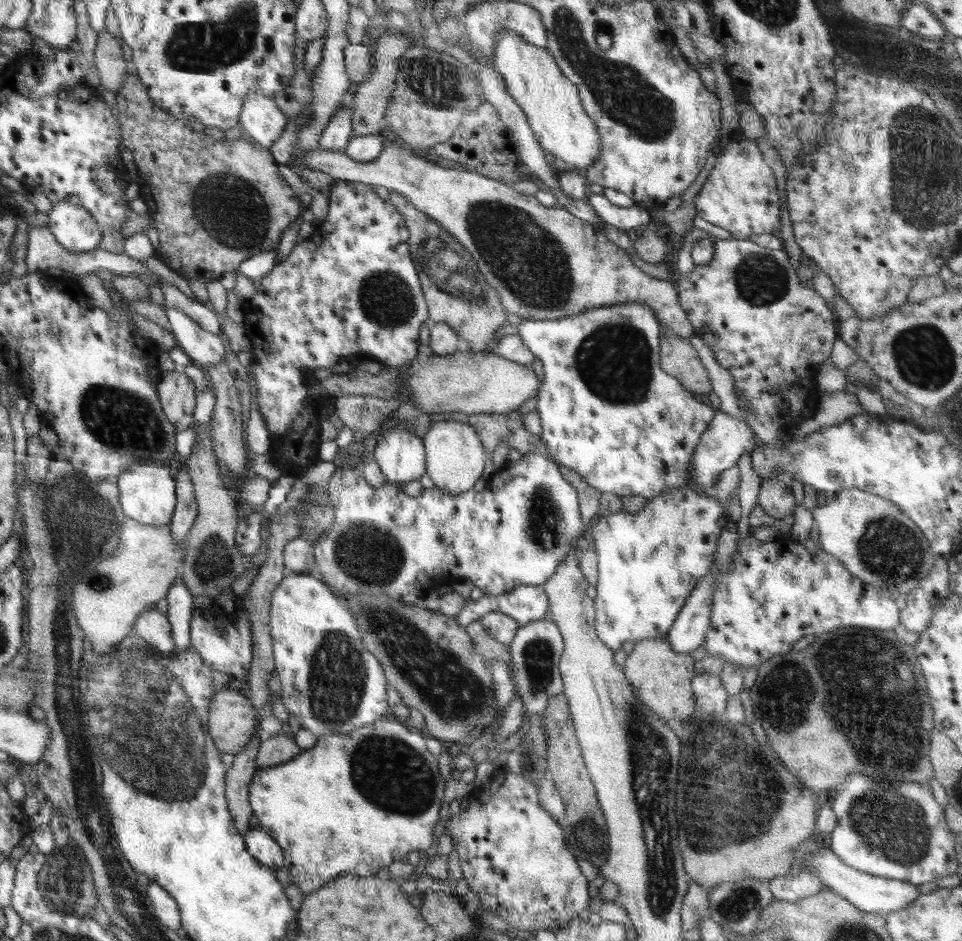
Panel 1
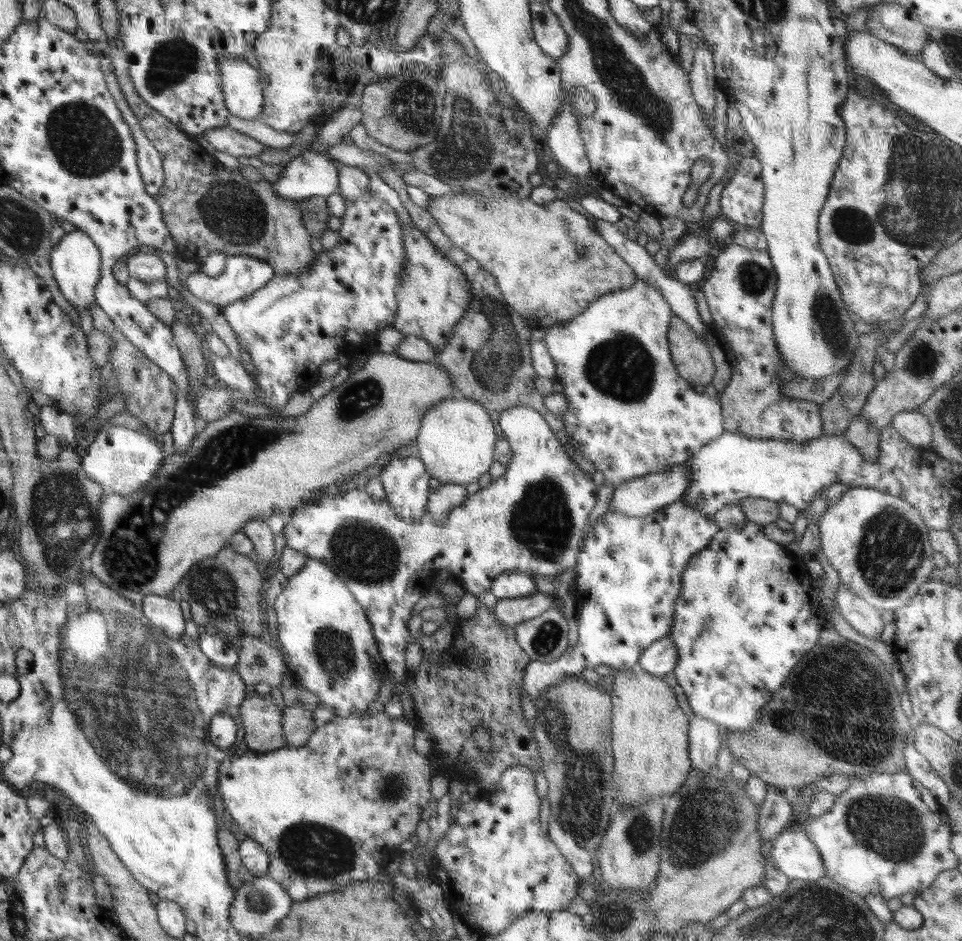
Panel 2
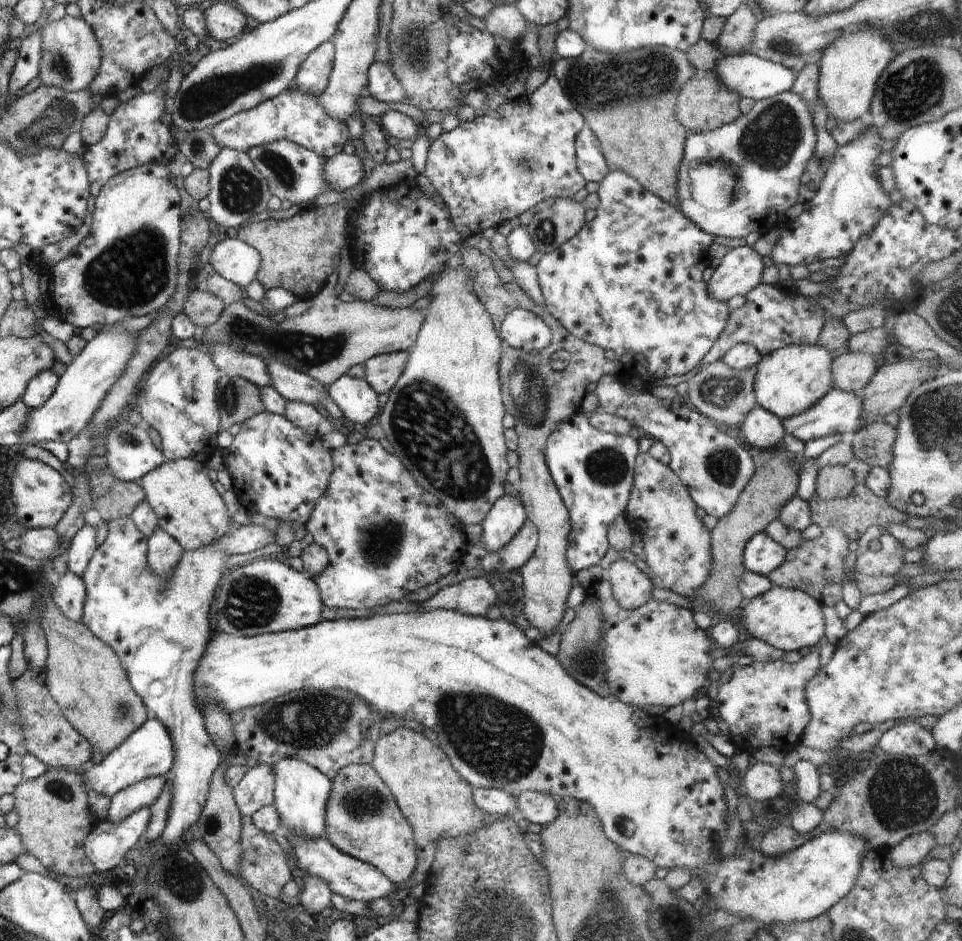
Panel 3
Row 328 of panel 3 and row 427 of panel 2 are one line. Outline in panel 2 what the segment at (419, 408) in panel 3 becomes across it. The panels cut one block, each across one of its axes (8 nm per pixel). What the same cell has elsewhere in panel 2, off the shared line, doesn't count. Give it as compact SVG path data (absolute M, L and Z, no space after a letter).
M464 395L447 398L434 403L424 414L415 438L420 458L431 478L436 478L442 485L468 485L486 474L492 464L496 442L495 426L481 402L466 398Z

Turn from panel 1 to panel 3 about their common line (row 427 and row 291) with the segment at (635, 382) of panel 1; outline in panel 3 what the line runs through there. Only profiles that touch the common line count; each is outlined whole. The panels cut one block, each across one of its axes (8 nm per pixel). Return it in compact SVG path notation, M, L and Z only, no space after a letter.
M622 170L609 171L599 182L597 195L599 205L596 209L596 217L585 223L580 232L567 240L560 248L544 253L540 262L535 266L546 309L572 336L603 348L603 350L612 350L616 354L615 358L622 362L624 369L634 368L634 372L638 376L642 376L642 380L646 380L646 376L650 382L656 382L668 378L668 376L682 376L698 366L712 345L716 343L722 330L726 328L729 313L732 310L728 307L727 302L718 302L708 294L708 287L704 281L704 272L709 268L711 262L709 246L712 246L715 237L707 232L702 232L682 214L678 207L658 198L656 194L646 190L642 184L638 184L637 180Z

